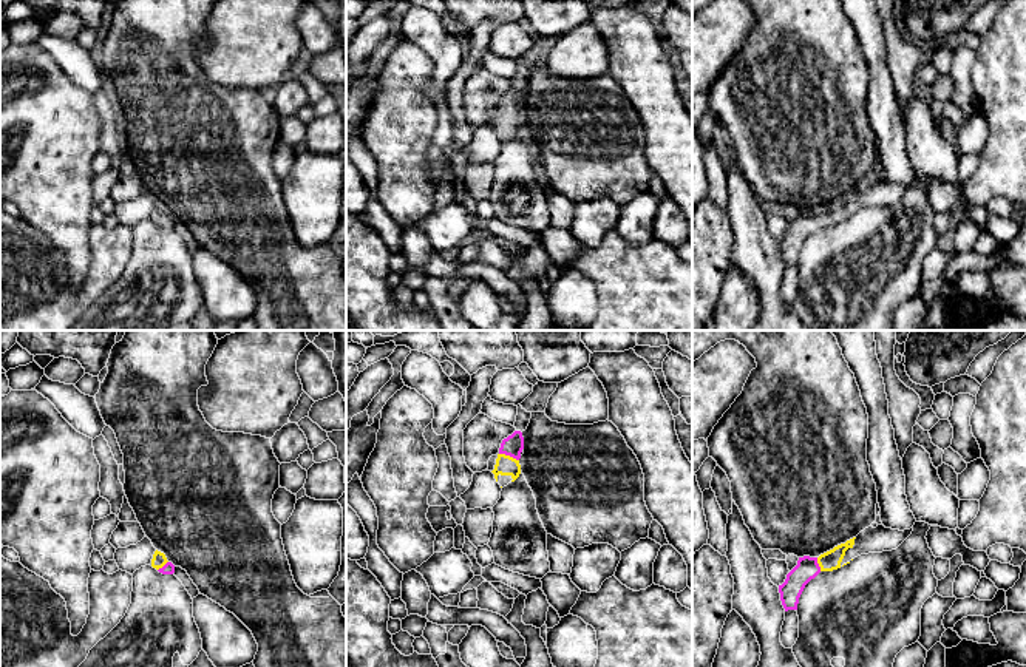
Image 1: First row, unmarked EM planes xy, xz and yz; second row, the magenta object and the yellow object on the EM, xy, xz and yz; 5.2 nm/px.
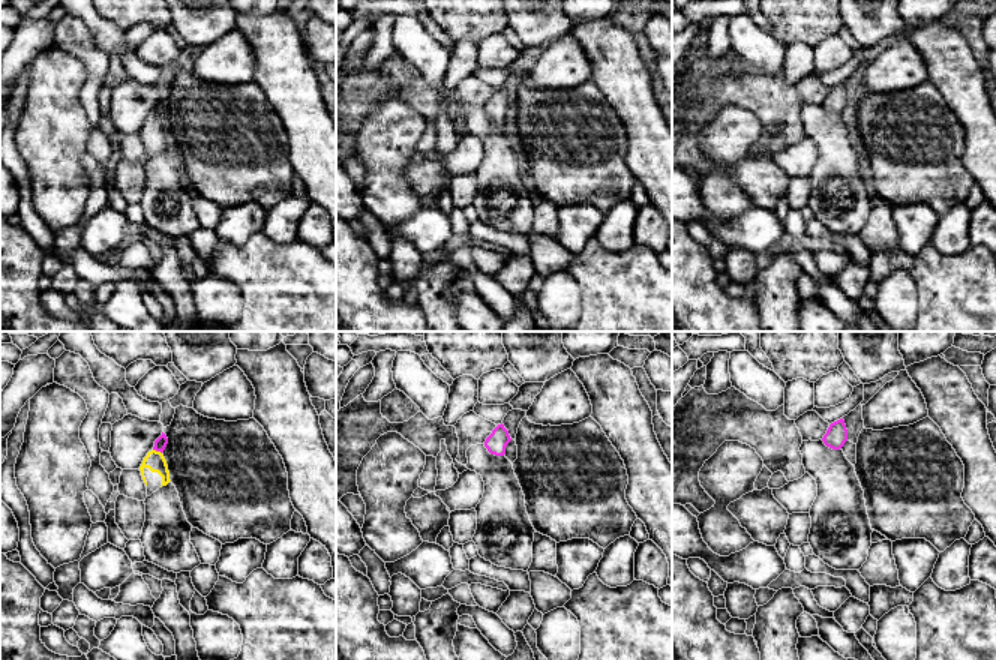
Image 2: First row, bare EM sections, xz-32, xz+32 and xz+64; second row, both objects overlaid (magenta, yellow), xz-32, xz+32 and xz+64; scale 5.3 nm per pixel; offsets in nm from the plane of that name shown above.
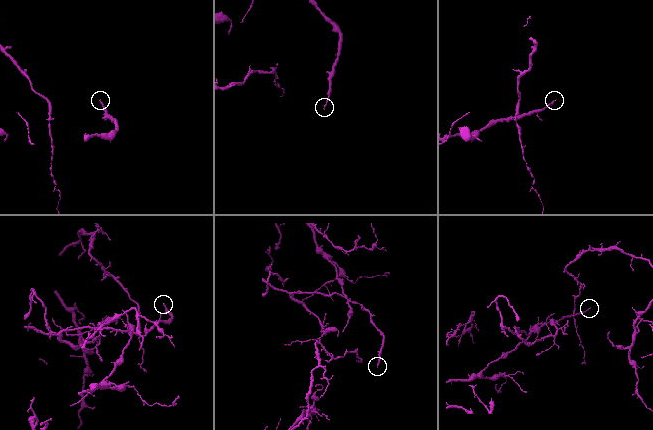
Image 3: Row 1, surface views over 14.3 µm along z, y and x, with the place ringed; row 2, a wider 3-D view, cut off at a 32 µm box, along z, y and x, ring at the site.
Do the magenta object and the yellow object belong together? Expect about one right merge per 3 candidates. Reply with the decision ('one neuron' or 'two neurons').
one neuron

